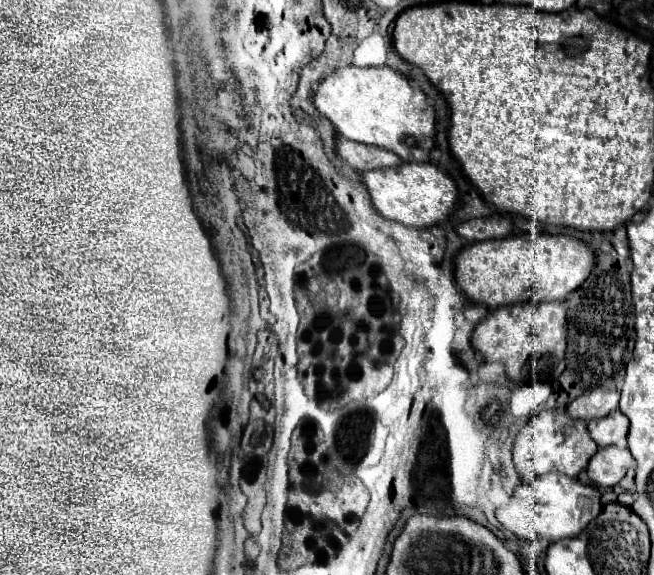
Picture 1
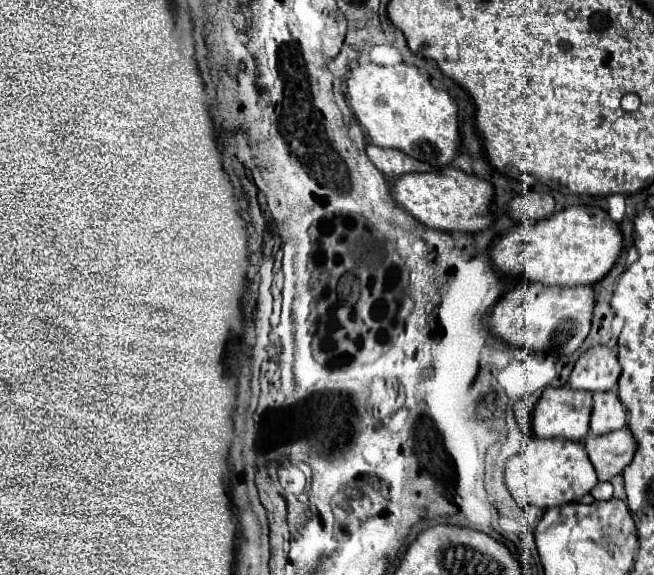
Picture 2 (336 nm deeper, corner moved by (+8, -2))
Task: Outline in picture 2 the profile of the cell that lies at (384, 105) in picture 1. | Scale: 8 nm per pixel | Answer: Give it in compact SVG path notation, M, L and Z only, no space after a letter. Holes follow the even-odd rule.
M359 64L351 68L345 86L347 104L371 144L401 150L415 160L435 166L447 166L457 156L461 142L457 104L445 90L433 88L431 82L419 74L417 66Z

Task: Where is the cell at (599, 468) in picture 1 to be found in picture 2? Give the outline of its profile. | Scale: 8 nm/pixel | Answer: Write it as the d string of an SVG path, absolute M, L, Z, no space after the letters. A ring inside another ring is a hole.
M623 428L605 436L587 436L585 448L599 482L607 482L613 476L621 474L623 468L631 462L635 452L635 440L631 432Z

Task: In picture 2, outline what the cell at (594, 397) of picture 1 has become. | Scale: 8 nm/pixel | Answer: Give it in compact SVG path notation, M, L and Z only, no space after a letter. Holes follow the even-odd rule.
M589 348L575 364L569 386L573 390L587 392L609 392L617 386L621 376L621 366L617 356L607 348Z

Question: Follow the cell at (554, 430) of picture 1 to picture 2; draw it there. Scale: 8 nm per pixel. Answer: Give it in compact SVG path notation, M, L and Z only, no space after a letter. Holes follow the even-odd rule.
M569 386L563 388L547 388L533 408L533 432L541 440L549 438L565 438L565 440L585 440L589 432L589 412L591 412L591 394L589 392L573 392Z

